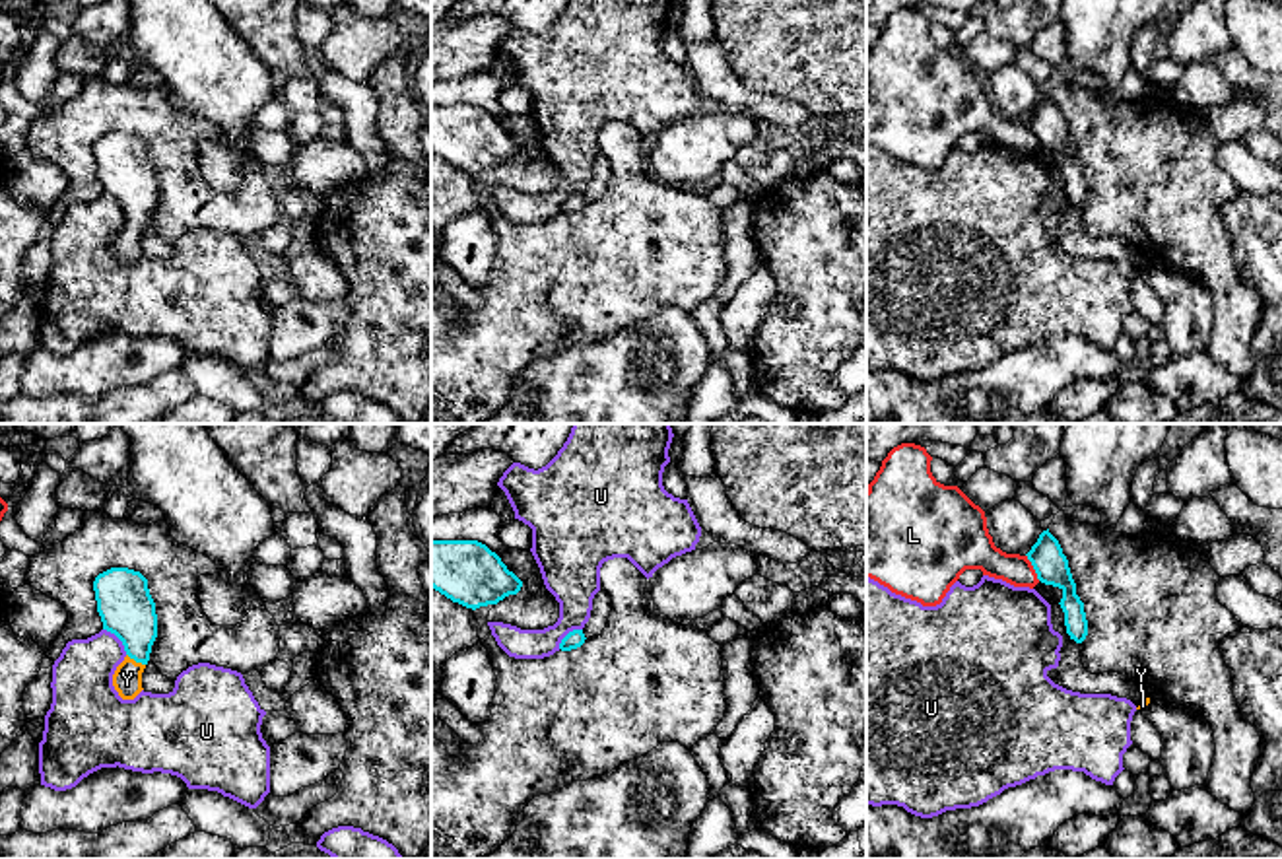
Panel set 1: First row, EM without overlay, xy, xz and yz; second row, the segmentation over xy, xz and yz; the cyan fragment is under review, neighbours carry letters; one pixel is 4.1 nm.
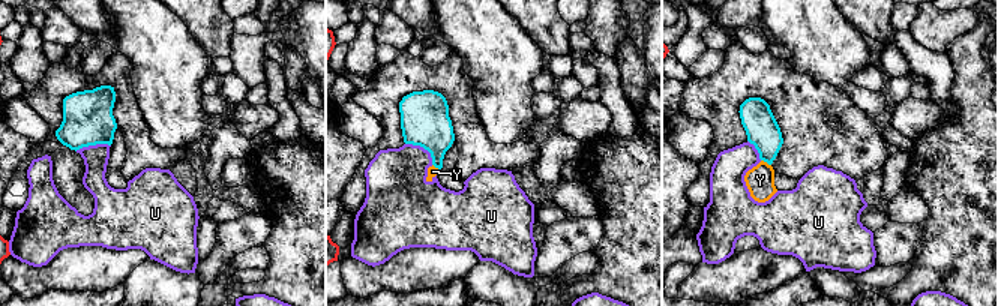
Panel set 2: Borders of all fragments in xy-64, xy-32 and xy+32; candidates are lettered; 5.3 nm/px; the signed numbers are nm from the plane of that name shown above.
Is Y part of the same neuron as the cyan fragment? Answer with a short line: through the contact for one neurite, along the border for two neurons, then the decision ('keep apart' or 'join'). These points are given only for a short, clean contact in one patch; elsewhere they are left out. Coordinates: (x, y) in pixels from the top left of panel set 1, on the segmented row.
xy (125, 605), (136, 626), (136, 661), (127, 679) | join

